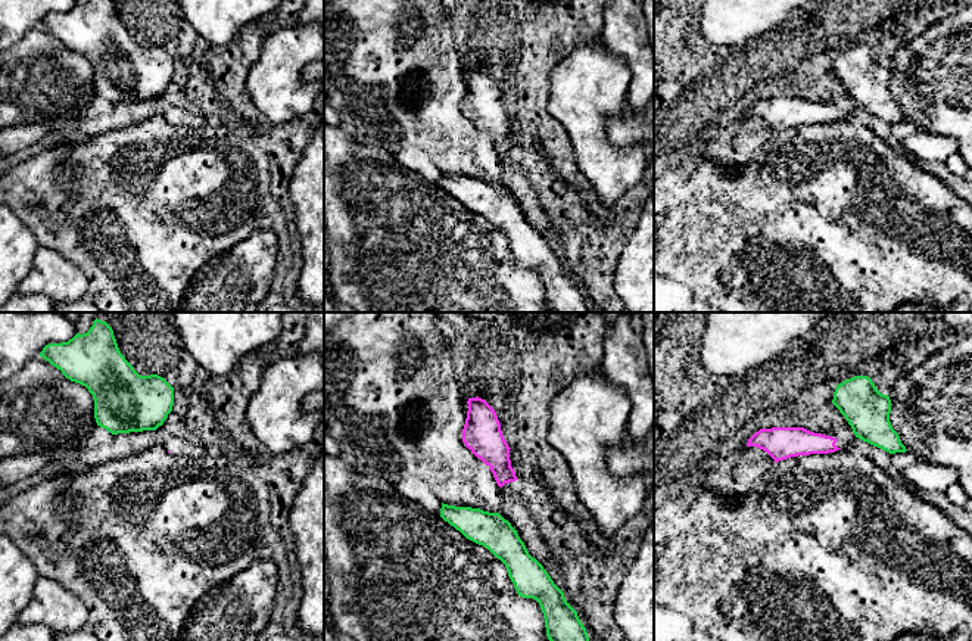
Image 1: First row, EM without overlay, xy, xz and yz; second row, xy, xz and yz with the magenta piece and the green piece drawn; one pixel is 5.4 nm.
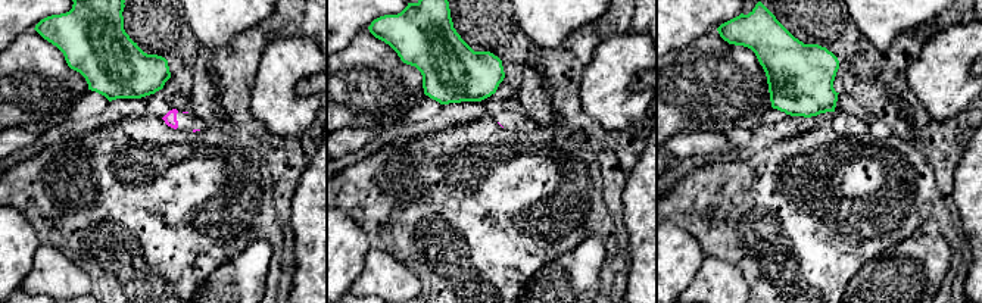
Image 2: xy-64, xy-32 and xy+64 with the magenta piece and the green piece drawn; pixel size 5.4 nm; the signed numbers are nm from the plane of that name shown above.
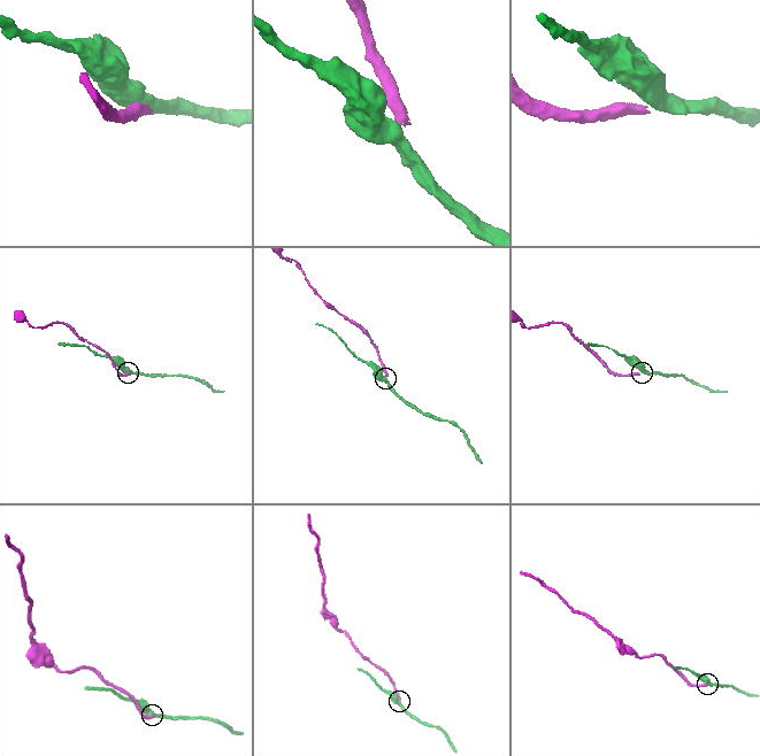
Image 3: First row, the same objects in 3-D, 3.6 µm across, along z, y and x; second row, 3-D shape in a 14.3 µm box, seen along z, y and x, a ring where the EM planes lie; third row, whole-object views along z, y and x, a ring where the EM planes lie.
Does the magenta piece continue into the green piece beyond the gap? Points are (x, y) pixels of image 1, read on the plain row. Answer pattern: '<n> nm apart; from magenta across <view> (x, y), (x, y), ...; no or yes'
100 nm apart; from magenta across yz (835, 108), (853, 102); no

